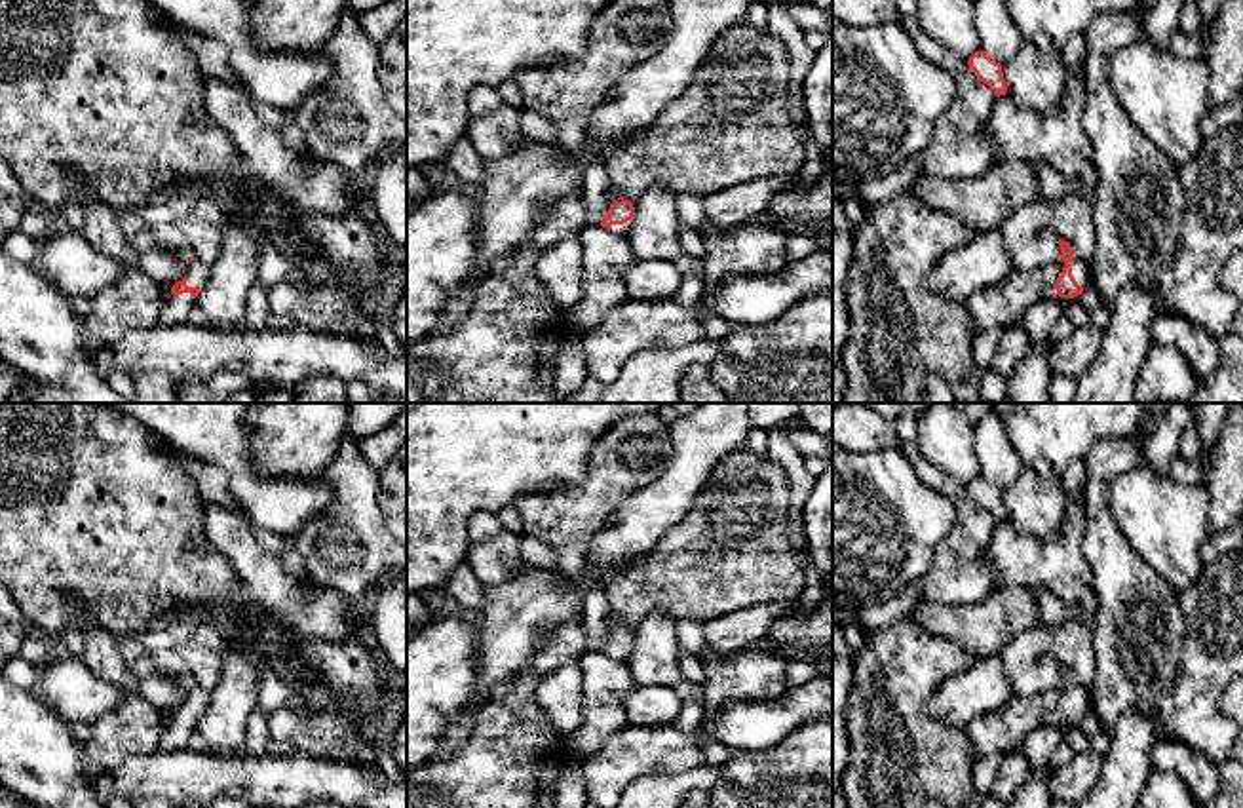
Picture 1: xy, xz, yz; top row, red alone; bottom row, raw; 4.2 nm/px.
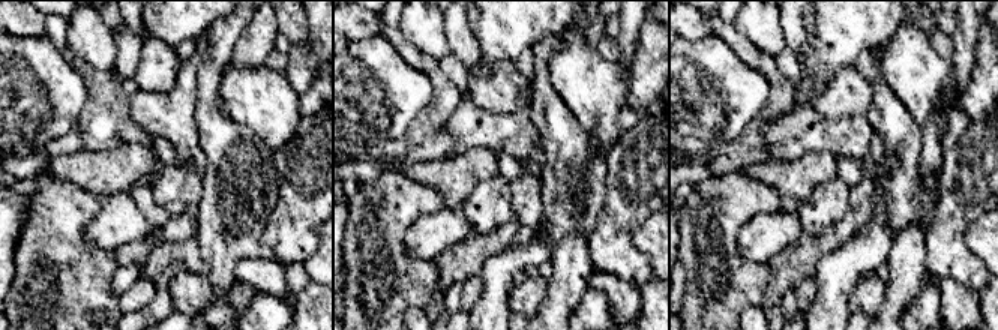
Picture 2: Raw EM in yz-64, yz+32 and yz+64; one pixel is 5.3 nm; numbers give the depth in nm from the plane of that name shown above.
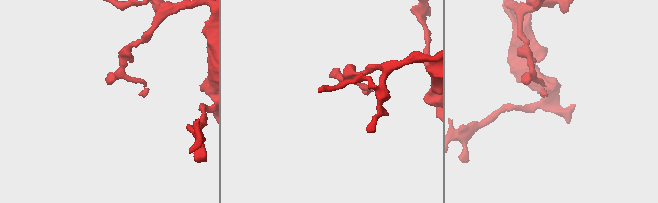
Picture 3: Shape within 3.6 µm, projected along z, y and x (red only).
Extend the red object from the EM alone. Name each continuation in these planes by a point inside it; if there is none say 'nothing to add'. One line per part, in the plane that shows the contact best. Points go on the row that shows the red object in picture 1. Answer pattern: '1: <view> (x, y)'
1: yz (1080, 270)

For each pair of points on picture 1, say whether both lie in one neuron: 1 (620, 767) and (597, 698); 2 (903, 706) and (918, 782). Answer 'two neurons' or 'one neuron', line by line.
1: two neurons
2: one neuron

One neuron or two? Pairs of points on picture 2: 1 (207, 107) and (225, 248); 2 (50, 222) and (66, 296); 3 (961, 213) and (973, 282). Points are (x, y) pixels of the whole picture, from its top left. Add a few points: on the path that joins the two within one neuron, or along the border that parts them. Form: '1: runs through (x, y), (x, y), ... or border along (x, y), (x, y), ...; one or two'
1: runs through (213, 141), (213, 204), (218, 213); one
2: runs through (53, 240), (53, 258), (62, 269), (62, 278); one
3: runs through (956, 230), (956, 260), (962, 266); one

